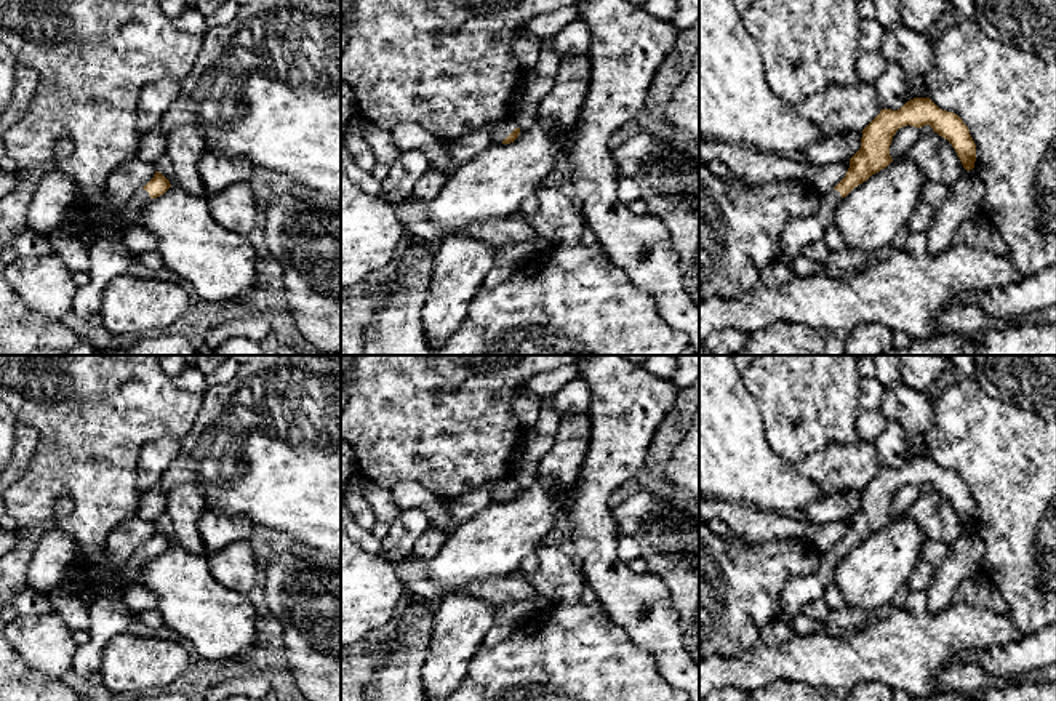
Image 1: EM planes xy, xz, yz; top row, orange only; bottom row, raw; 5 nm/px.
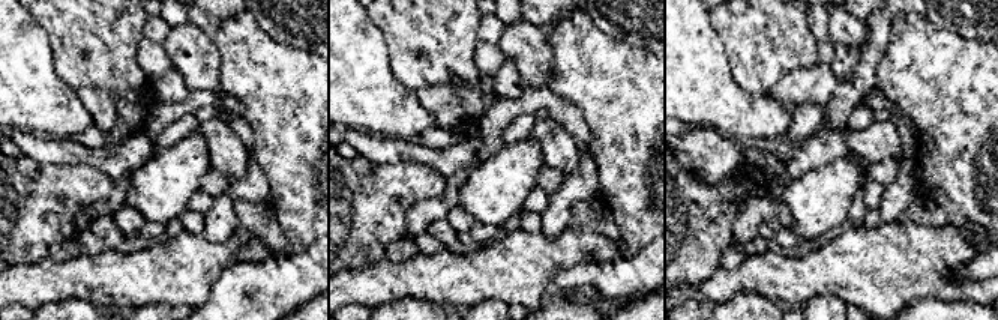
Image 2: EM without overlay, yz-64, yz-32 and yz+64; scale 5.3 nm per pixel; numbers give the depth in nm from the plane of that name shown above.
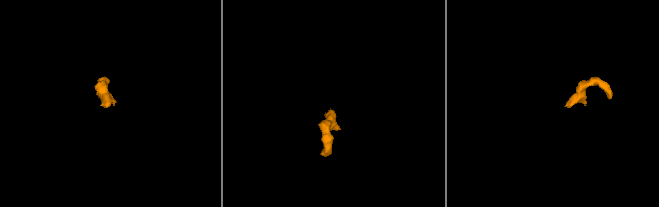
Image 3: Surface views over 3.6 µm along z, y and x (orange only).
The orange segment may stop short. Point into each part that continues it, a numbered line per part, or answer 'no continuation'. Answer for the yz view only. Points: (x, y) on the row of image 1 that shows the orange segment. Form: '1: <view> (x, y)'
1: yz (797, 234)

